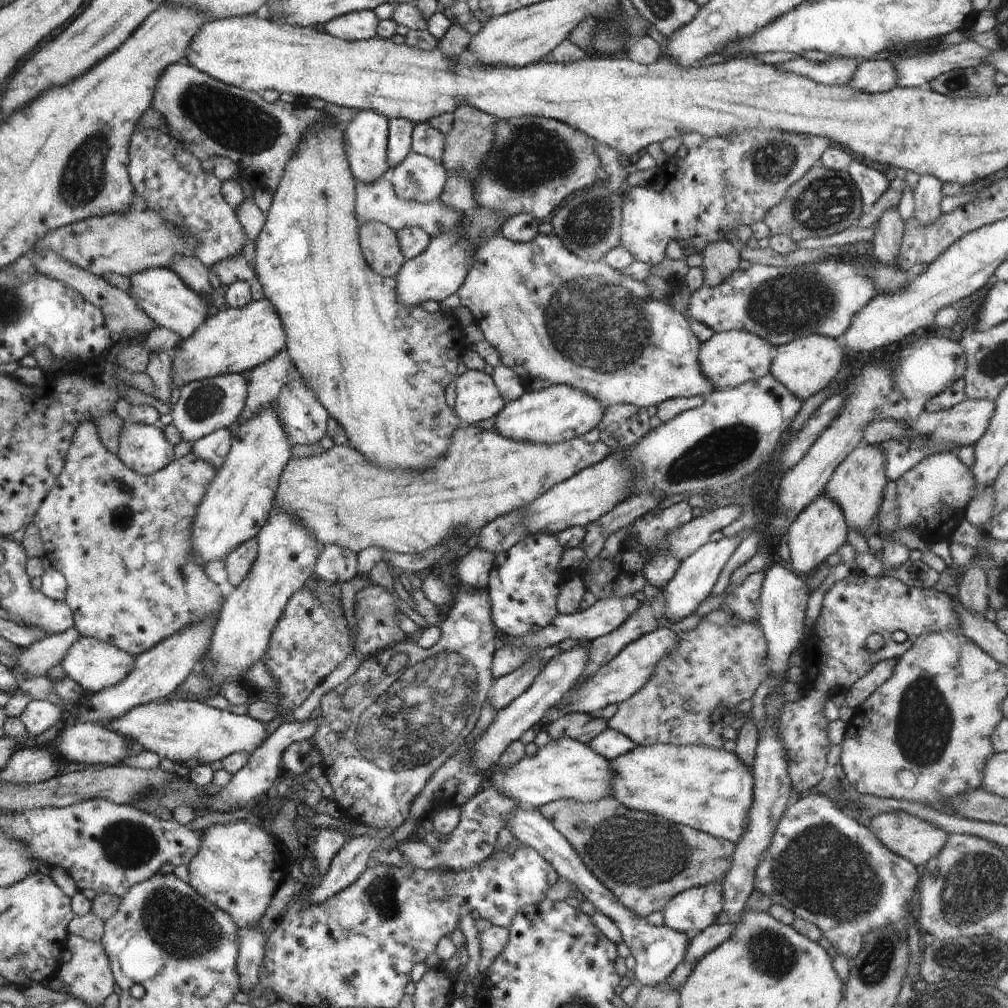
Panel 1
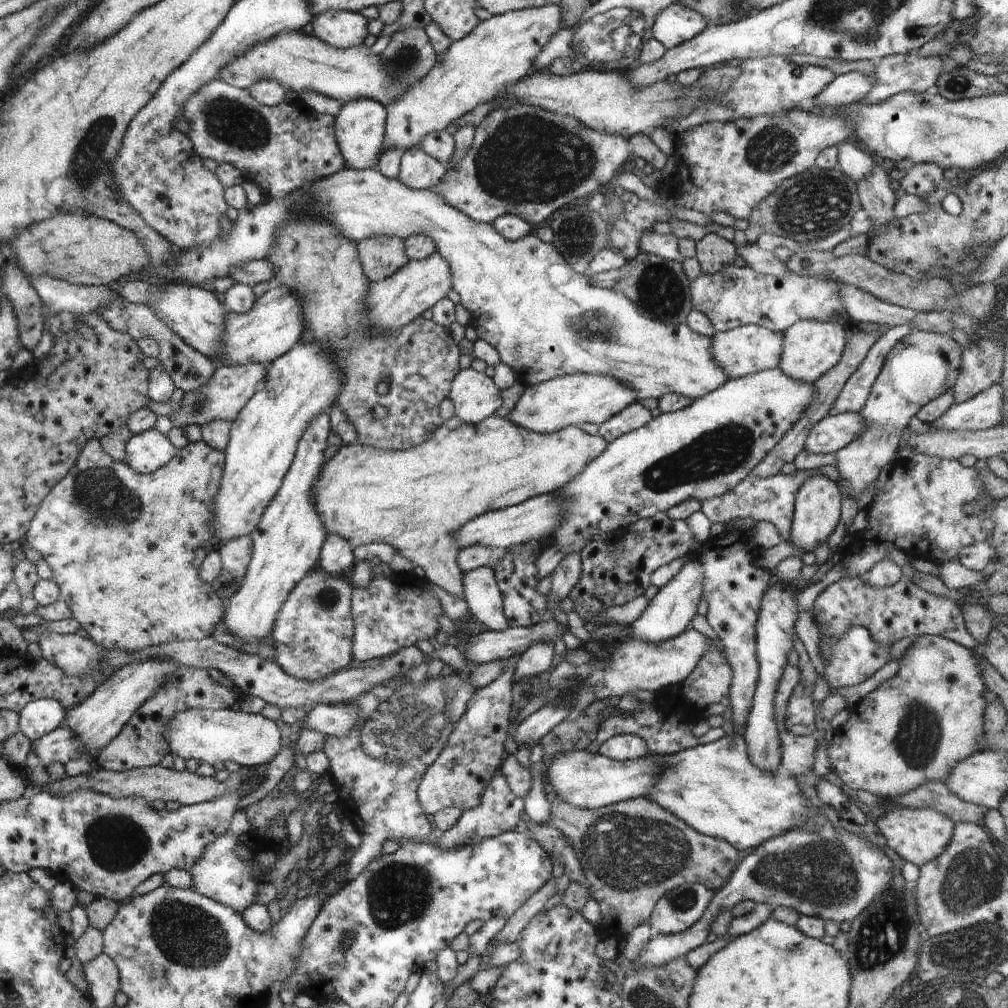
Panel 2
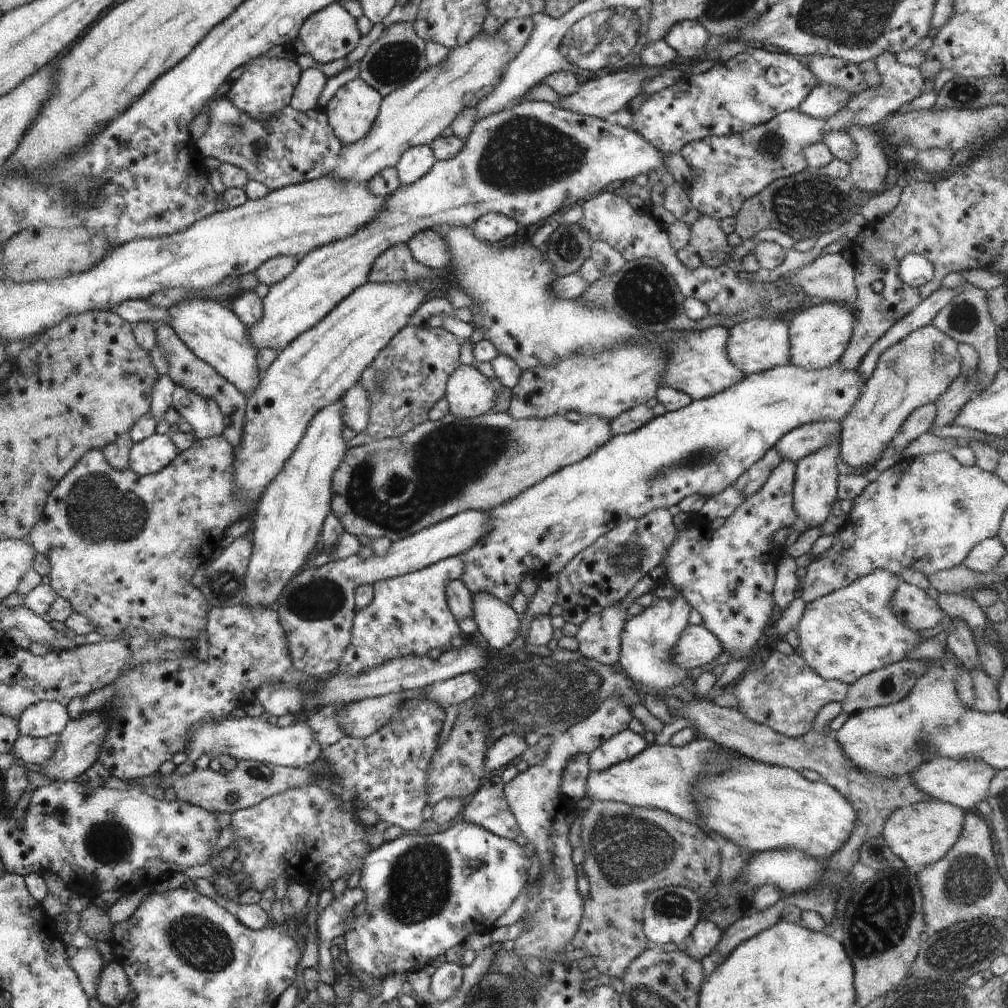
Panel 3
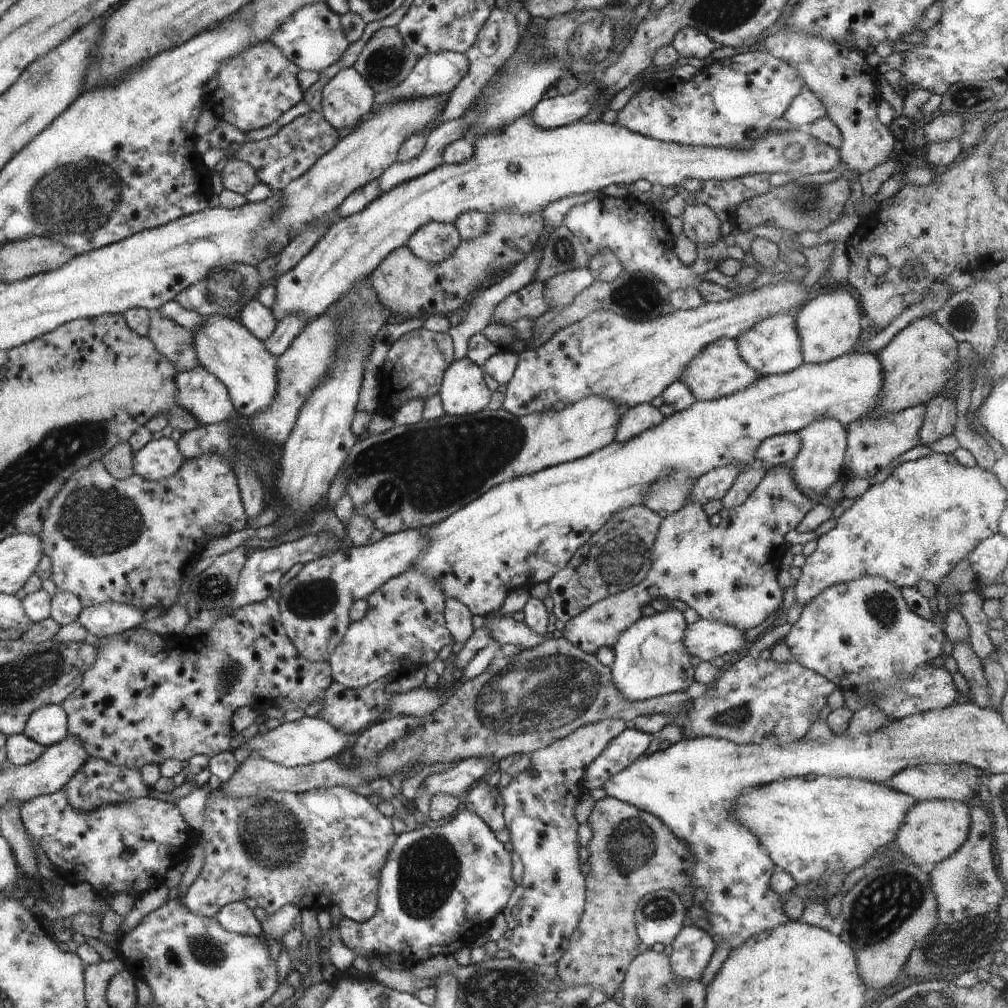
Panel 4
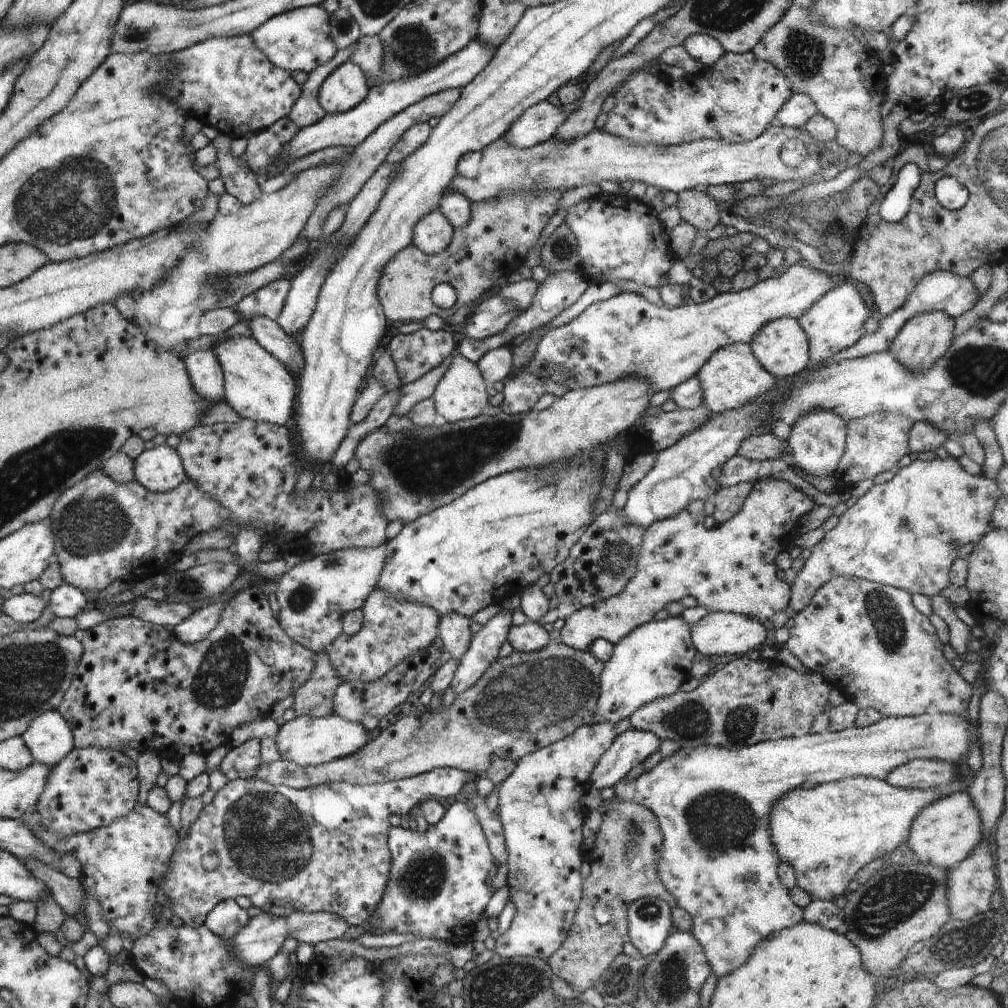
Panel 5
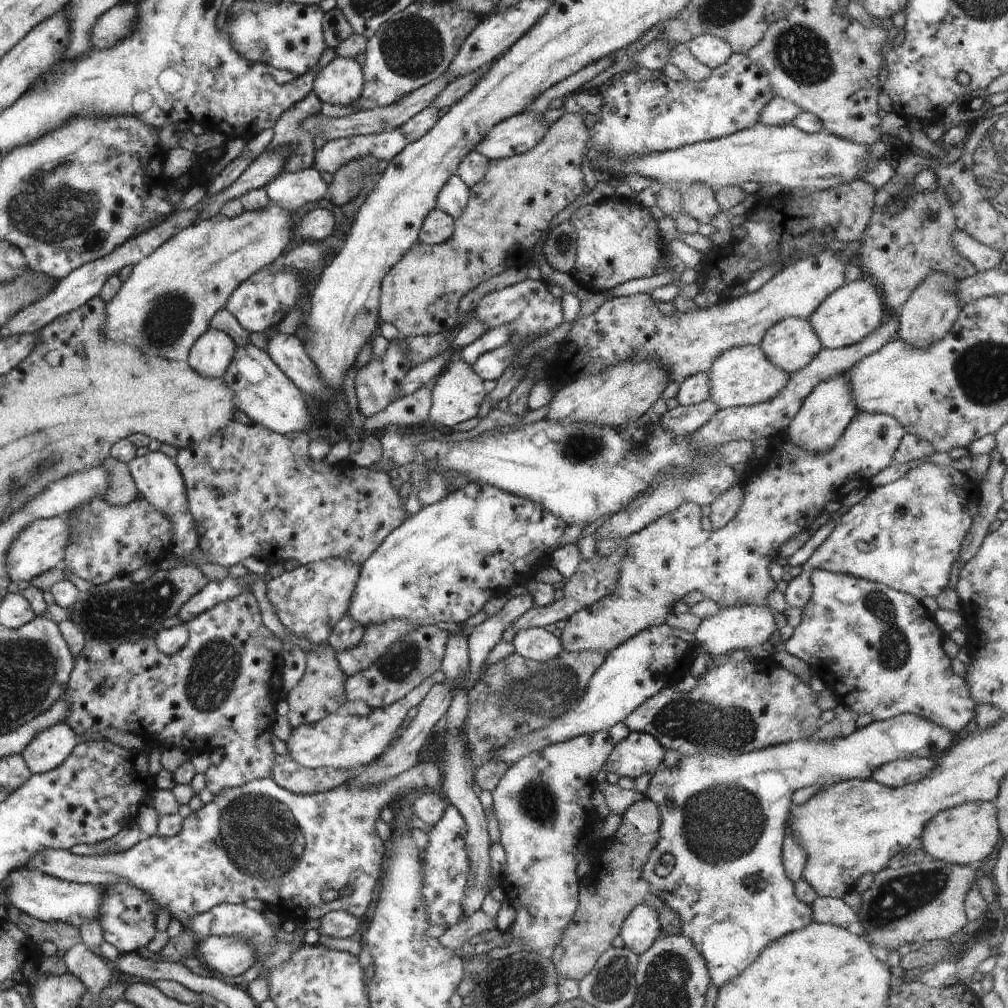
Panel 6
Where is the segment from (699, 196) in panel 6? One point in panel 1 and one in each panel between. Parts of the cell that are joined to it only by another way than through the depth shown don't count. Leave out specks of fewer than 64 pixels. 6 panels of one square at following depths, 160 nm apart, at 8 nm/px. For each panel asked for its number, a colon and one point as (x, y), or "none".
1: (720, 258)
2: (713, 252)
3: (706, 235)
4: (701, 225)
5: (696, 208)

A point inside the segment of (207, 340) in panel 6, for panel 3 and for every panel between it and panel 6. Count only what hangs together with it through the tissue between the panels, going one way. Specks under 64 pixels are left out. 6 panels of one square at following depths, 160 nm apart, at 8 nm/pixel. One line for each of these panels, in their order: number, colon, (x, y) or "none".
3: (203, 414)
4: (203, 394)
5: (203, 367)

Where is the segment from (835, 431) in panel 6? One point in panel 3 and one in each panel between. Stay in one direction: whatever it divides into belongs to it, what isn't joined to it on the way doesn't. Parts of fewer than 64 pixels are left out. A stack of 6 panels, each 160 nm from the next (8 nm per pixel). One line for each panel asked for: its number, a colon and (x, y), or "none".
3: (815, 489)
4: (819, 462)
5: (817, 440)

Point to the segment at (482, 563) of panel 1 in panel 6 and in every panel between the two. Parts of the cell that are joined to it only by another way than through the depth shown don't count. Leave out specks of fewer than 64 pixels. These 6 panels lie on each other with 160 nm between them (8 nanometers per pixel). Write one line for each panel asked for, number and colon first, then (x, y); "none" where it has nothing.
2: (481, 591)
3: (497, 621)
4: (504, 629)
5: (529, 637)
6: (535, 643)

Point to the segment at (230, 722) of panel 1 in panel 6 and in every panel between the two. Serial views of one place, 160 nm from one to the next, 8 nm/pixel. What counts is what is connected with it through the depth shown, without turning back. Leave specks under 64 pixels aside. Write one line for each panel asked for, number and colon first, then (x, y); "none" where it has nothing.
2: (249, 739)
3: (248, 738)
4: (310, 740)
5: (306, 741)
6: (344, 742)

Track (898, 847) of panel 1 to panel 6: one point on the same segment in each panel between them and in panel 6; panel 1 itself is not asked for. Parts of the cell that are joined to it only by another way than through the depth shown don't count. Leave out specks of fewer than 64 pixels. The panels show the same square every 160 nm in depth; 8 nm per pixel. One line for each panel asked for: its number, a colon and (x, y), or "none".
2: (919, 836)
3: (920, 834)
4: (931, 831)
5: (947, 830)
6: (965, 834)

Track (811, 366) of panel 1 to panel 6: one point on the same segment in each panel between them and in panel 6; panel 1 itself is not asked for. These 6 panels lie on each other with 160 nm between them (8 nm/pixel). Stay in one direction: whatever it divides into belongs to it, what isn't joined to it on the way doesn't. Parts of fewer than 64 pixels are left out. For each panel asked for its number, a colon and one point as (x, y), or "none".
2: (810, 348)
3: (819, 334)
4: (829, 326)
5: (833, 323)
6: (851, 313)

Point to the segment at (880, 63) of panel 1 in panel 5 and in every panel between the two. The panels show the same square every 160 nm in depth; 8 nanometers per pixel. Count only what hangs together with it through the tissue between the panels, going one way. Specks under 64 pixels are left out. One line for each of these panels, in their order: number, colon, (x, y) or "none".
2: (850, 88)
3: (824, 100)
4: (806, 108)
5: (795, 112)

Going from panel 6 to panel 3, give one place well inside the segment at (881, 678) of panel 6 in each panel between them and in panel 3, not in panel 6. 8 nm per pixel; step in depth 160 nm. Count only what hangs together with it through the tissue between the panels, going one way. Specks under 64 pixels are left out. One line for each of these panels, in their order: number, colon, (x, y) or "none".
3: (852, 631)
4: (862, 632)
5: (872, 645)

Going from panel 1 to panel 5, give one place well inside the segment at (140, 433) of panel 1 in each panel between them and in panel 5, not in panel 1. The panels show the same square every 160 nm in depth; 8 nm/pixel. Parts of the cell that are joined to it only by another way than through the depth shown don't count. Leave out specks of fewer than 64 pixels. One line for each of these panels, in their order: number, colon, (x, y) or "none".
2: (146, 452)
3: (149, 456)
4: (159, 459)
5: (159, 469)

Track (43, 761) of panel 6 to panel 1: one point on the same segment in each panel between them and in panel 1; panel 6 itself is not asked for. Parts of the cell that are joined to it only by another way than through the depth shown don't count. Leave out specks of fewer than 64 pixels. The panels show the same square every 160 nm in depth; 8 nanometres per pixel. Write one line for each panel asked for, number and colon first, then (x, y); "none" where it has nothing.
1: (40, 715)
2: (41, 716)
3: (47, 718)
4: (49, 725)
5: (50, 738)

